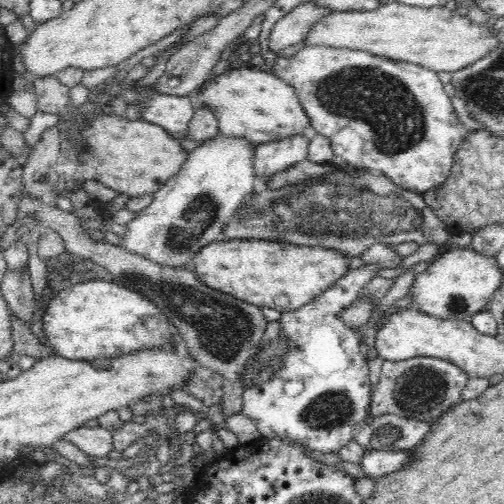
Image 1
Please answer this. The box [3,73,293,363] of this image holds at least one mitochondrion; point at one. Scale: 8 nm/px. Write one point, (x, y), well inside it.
(202, 214)

